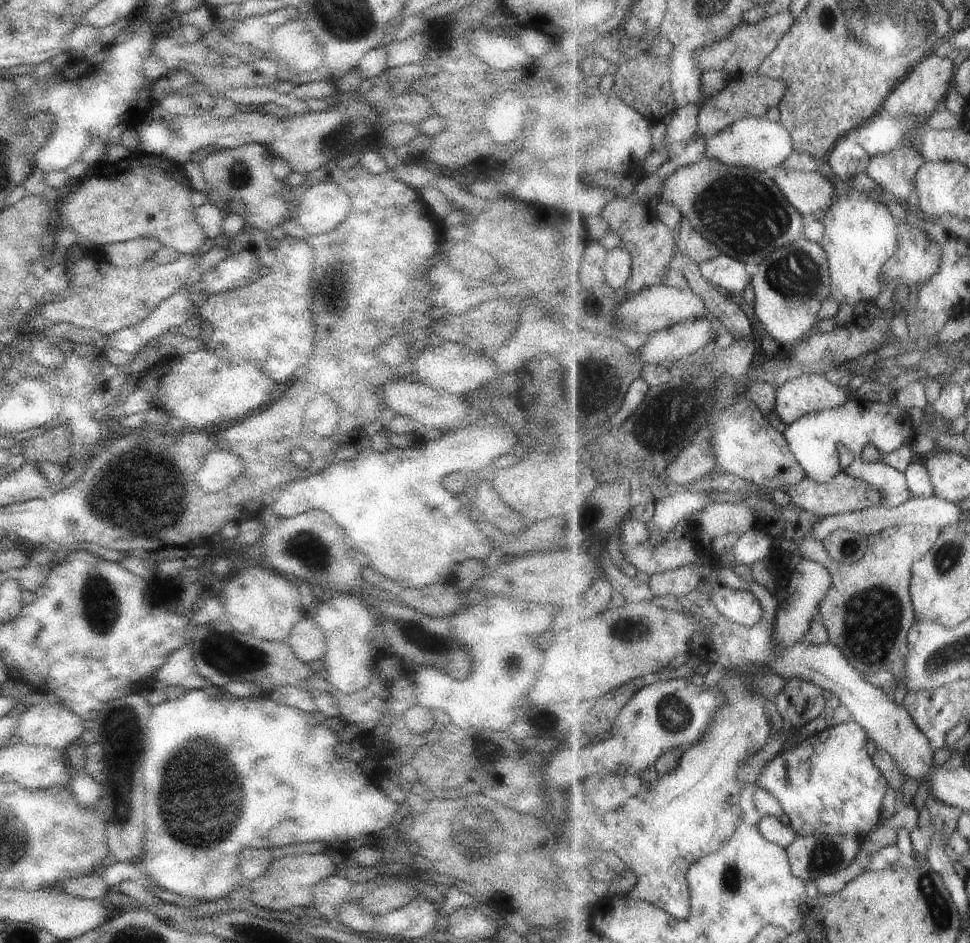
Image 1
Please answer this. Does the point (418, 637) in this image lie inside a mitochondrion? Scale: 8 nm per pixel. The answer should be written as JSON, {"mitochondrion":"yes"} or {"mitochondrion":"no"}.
{"mitochondrion":"yes"}

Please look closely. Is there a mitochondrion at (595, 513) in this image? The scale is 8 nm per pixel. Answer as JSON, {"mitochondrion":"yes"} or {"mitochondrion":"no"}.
{"mitochondrion":"yes"}

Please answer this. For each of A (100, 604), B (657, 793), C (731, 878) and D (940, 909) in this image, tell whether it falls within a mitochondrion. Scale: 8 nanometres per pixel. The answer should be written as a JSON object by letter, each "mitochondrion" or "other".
{"A":"mitochondrion","B":"other","C":"mitochondrion","D":"mitochondrion"}

